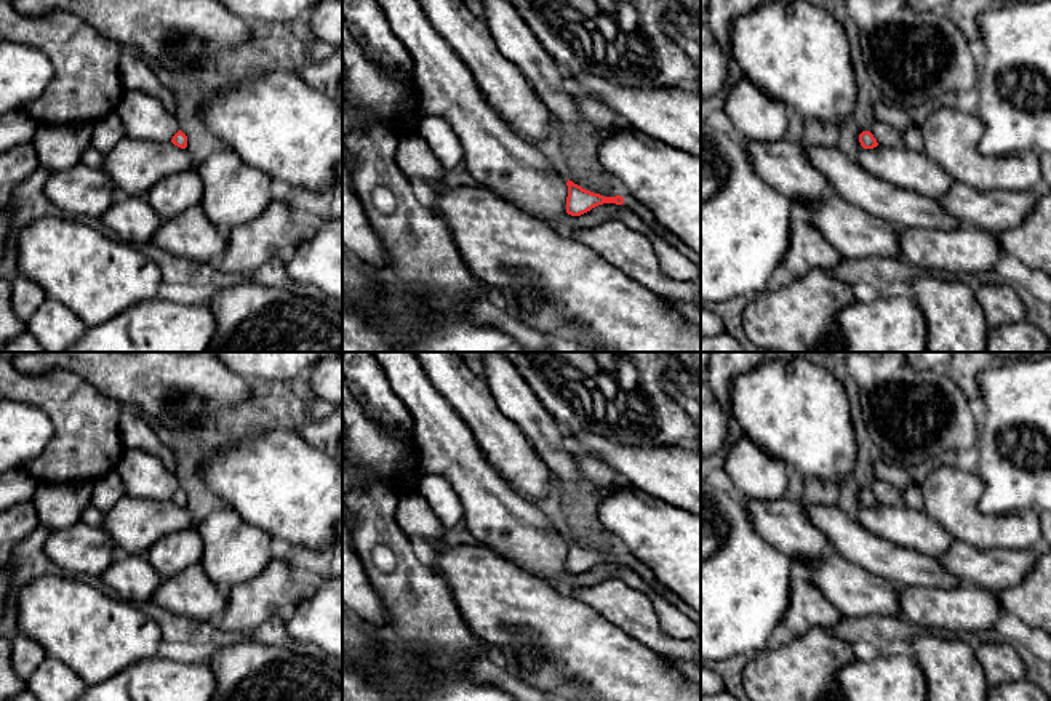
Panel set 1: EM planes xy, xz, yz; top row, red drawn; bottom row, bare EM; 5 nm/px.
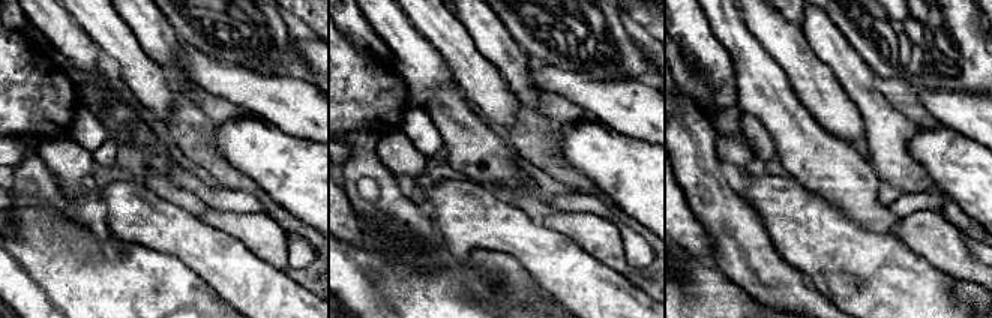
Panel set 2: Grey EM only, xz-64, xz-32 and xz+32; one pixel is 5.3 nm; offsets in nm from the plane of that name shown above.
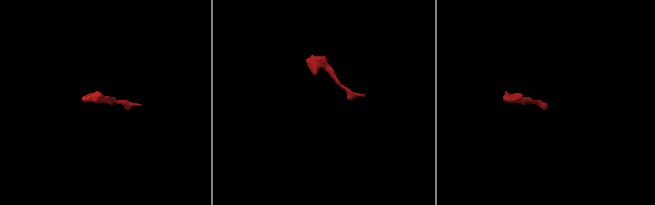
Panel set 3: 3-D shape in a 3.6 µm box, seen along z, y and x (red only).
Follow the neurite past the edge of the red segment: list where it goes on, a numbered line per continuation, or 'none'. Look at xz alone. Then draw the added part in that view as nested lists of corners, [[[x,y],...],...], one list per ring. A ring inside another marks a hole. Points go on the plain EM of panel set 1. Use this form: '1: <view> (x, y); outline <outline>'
1: xz (631, 562); outline [[[622,549],[619,552],[624,557],[622,565],[632,571],[635,571],[645,583],[646,586],[662,595],[667,597],[672,603],[673,603],[673,594],[670,594],[664,586],[661,586],[654,576],[654,573],[645,565],[641,563],[638,559],[635,559],[629,551]]]

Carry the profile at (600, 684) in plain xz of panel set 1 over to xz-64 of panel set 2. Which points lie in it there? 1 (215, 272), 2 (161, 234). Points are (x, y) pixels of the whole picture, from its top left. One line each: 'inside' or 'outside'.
1: inside
2: inside

